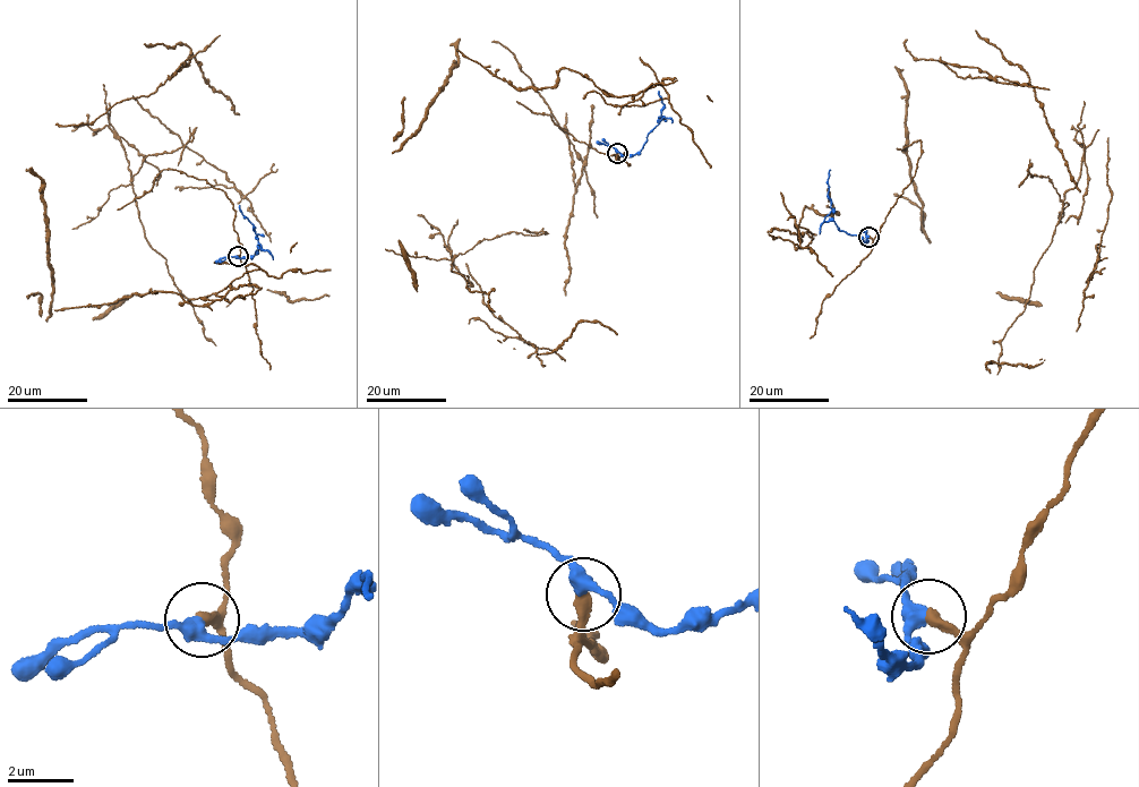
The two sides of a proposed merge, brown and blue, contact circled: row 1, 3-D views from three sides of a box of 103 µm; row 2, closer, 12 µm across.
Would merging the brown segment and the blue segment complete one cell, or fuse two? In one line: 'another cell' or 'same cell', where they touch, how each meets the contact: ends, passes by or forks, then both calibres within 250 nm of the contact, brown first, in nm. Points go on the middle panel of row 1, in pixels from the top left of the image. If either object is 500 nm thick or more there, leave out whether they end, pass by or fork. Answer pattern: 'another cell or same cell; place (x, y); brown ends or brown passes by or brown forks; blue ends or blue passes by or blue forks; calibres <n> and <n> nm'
another cell; place (617, 153); brown ends; blue passes by; calibres 340 and 360 nm

